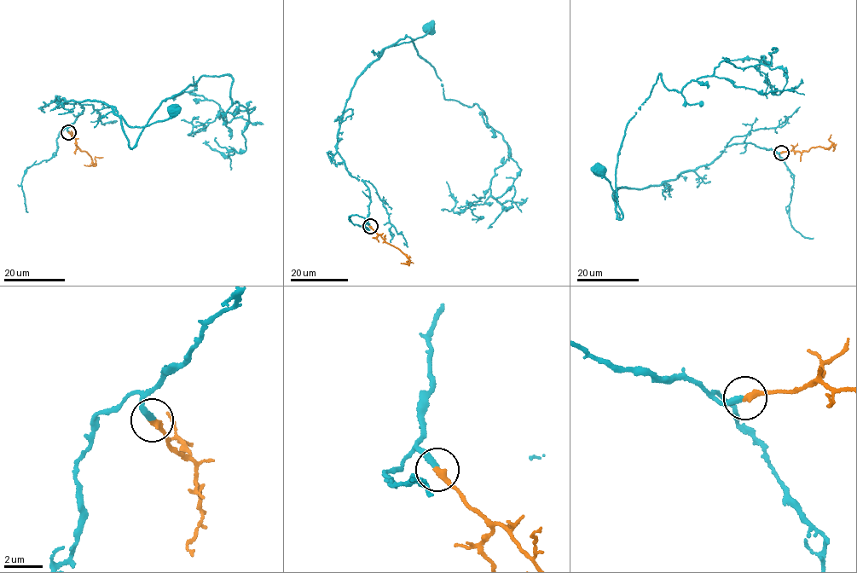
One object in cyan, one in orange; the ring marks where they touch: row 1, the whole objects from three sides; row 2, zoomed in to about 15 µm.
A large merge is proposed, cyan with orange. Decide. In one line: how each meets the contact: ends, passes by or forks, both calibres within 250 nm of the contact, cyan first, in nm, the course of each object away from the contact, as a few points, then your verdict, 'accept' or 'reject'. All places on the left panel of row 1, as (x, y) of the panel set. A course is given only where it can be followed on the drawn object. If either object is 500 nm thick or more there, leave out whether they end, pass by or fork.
cyan ends | orange ends | 320/320 nm | cyan via (68, 131), (84, 107), (60, 103), (58, 95), (115, 107), (129, 125), (164, 121), (172, 111) | orange via (68, 131), (78, 148), (88, 153), (94, 164), (95, 158), (102, 158) | accept

